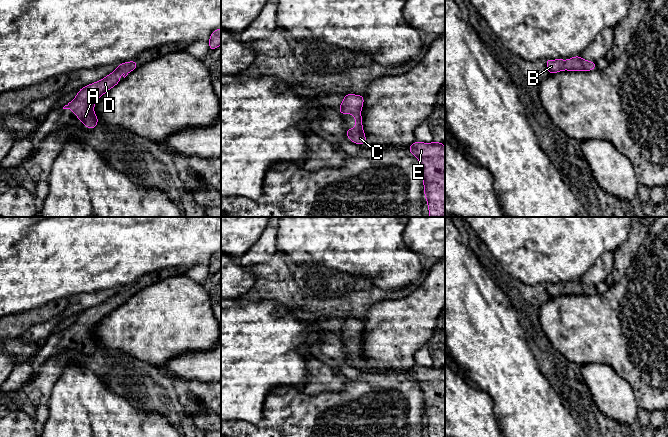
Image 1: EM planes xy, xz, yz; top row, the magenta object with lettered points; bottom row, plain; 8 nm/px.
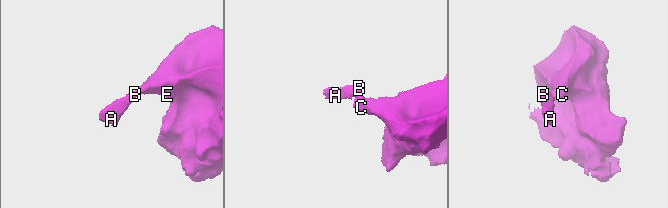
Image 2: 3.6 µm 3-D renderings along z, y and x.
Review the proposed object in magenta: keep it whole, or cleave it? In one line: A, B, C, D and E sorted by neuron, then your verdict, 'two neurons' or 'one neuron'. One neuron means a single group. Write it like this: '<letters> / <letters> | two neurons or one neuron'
A B C D E | one neuron

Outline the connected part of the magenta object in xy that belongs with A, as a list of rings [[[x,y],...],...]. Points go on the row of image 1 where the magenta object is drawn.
[[[135,60],[118,64],[116,70],[103,79],[81,88],[76,97],[65,105],[63,109],[71,109],[84,126],[94,129],[98,125],[98,117],[94,113],[96,102],[103,94],[121,81],[120,73],[124,69],[126,70],[123,75],[125,78],[137,67],[138,64]]]

